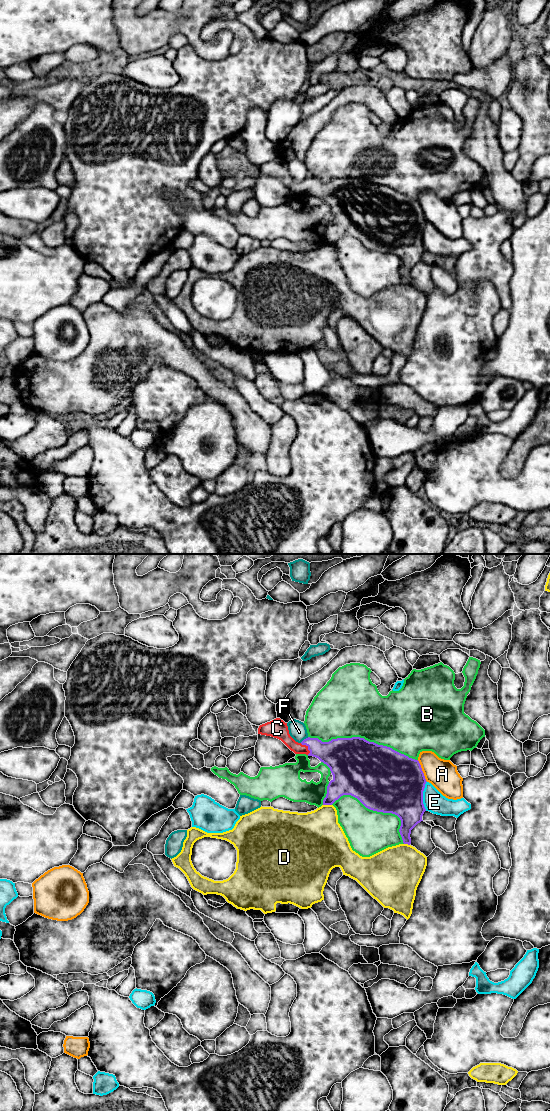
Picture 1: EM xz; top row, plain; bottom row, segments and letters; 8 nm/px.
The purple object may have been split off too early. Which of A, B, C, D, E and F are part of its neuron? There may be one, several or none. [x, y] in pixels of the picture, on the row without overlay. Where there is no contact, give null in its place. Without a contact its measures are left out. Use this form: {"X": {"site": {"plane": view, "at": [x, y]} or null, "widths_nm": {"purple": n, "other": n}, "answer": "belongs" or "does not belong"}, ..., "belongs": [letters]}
{"A": {"site": {"plane": "xz", "at": [422, 211]}, "widths_nm": {"purple": 480, "other": 240}, "answer": "does not belong"}, "B": {"site": {"plane": "xz", "at": [363, 178]}, "widths_nm": {"purple": 460, "other": 460}, "answer": "does not belong"}, "C": {"site": {"plane": "xz", "at": [308, 187]}, "widths_nm": {"purple": 260, "other": 120}, "answer": "belongs"}, "D": {"site": {"plane": "xz", "at": [327, 244]}, "widths_nm": {"purple": 240, "other": 360}, "answer": "does not belong"}, "E": {"site": {"plane": "xz", "at": [422, 236]}, "widths_nm": {"purple": 480, "other": 170}, "answer": "does not belong"}, "F": {"site": {"plane": "xz", "at": [304, 179]}, "widths_nm": {"purple": 200, "other": 140}, "answer": "does not belong"}, "belongs": ["C"]}

